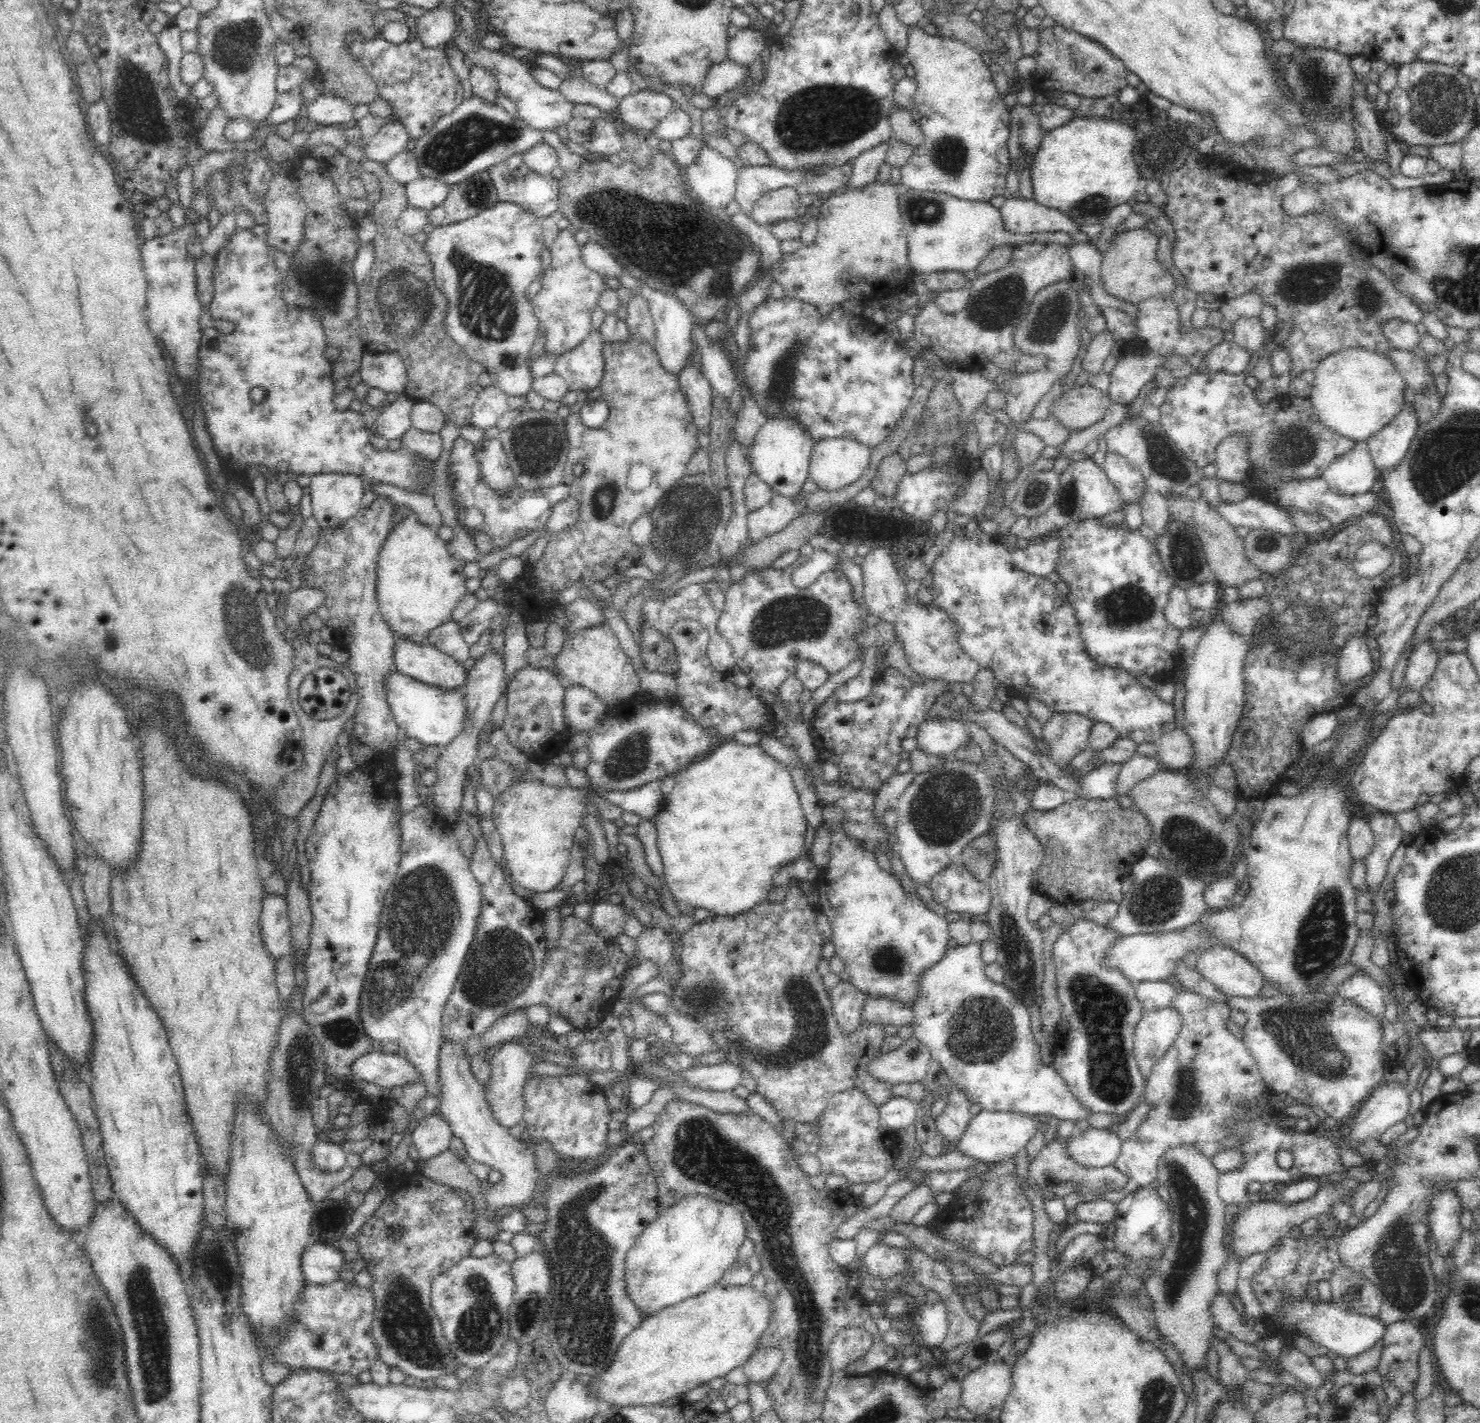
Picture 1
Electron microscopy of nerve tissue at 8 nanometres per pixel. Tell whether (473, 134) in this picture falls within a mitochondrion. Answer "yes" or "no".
yes

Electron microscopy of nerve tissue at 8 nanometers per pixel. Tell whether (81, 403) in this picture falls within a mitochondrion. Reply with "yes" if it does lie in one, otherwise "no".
yes

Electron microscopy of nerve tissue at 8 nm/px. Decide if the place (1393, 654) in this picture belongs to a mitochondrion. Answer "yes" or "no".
no

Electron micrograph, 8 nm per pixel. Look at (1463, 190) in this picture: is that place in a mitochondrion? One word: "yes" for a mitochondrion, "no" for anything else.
no

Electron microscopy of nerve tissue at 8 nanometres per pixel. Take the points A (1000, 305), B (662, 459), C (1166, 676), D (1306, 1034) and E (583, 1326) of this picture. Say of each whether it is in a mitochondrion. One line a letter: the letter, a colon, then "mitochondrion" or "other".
A: mitochondrion
B: other
C: other
D: mitochondrion
E: mitochondrion

